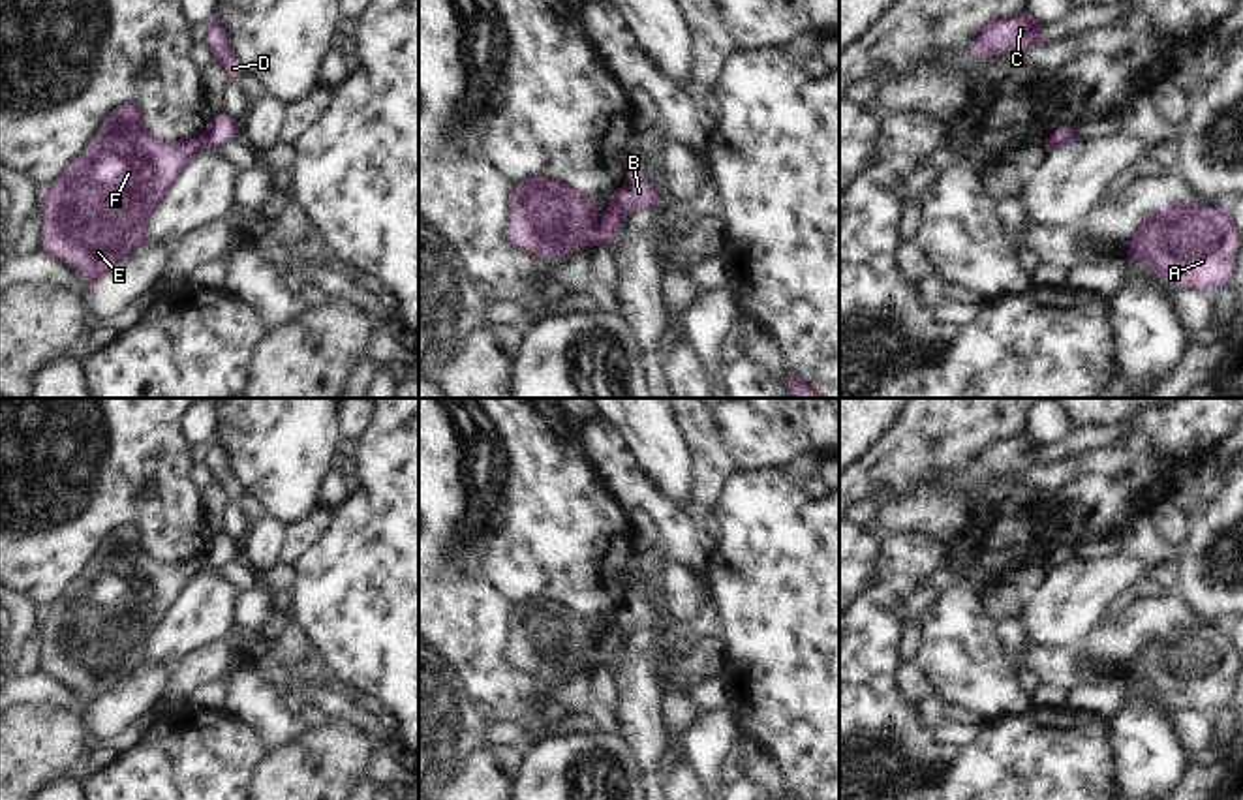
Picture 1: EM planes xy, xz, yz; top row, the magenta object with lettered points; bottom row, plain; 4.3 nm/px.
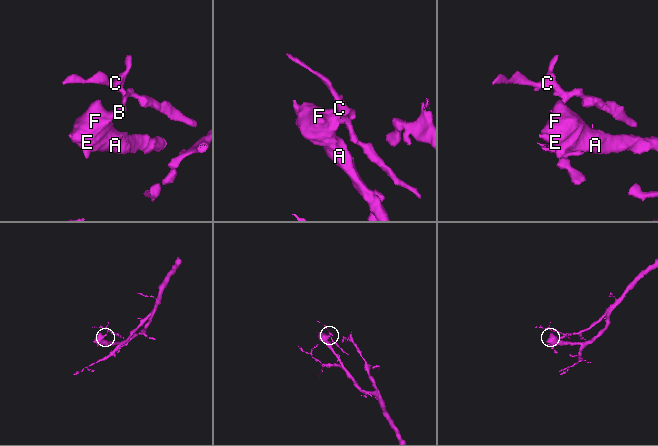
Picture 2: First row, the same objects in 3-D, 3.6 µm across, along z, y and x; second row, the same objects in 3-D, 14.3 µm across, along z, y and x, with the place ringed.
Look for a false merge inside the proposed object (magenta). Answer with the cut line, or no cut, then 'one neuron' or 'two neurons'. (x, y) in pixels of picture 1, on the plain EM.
cut yz (1076, 551), (1067, 560), (1046, 562); two neurons

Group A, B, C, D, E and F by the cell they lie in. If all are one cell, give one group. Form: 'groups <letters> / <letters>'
groups A E F / B C D

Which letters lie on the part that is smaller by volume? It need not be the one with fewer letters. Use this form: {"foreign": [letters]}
{"foreign": ["B", "C", "D"]}

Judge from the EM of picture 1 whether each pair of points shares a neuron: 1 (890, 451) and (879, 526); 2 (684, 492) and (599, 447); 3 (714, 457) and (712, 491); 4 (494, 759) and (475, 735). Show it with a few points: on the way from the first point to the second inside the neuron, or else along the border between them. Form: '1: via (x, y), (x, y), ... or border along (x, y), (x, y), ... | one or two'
1: border along (919, 481), (909, 496), (889, 500), (881, 507) | two
2: border along (626, 442), (639, 462), (682, 509) | two
3: via (714, 464), (712, 483) | one
4: border along (489, 742), (466, 761), (455, 778) | two

